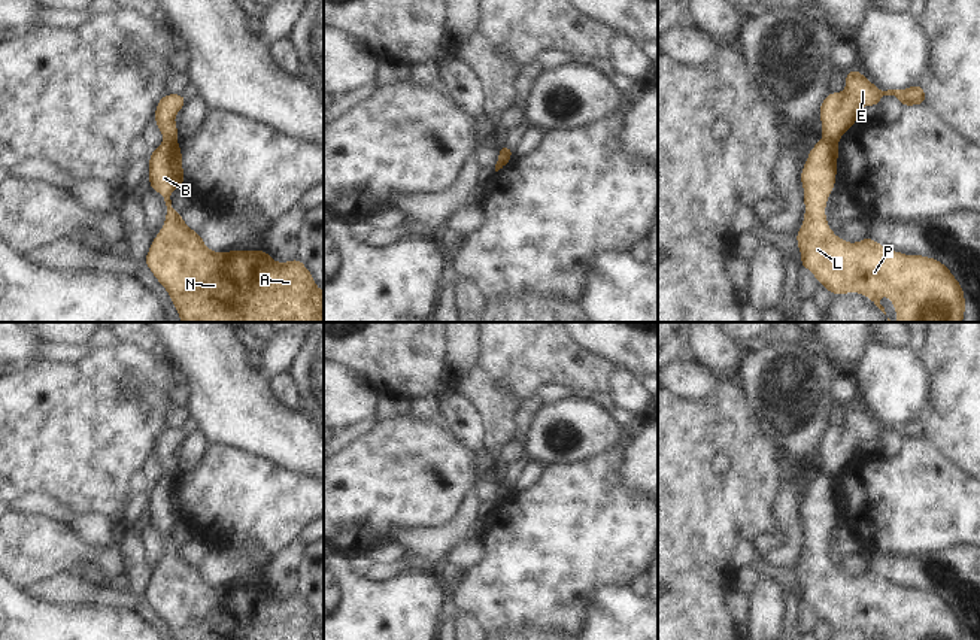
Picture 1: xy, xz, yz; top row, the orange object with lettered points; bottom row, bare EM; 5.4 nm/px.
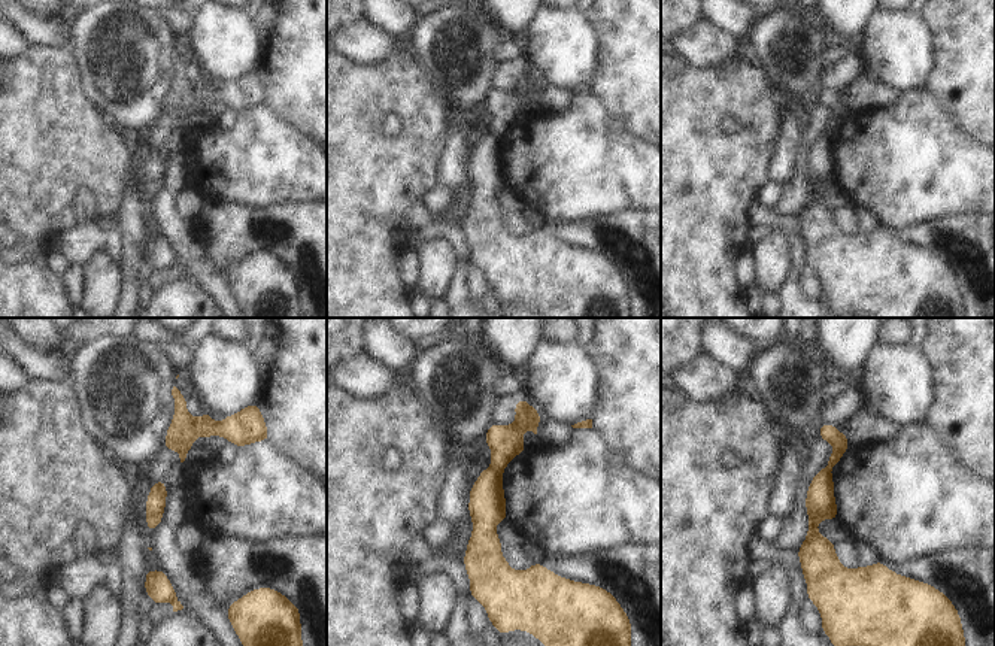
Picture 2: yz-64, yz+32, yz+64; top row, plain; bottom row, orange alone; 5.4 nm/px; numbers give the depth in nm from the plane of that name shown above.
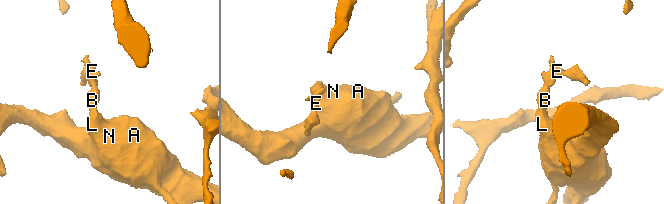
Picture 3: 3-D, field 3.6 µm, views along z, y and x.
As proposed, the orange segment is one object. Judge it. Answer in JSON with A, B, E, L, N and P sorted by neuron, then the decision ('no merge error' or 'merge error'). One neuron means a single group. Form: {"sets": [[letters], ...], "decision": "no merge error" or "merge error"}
{"sets": [["A", "B", "L", "N", "P"], ["E"]], "decision": "merge error"}

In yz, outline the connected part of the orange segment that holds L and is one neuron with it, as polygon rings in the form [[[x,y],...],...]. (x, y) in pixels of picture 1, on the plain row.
[[[820,474],[810,483],[801,504],[805,548],[795,570],[801,586],[801,601],[808,603],[831,630],[859,627],[876,640],[882,640],[880,628],[883,627],[895,640],[964,640],[965,630],[961,618],[937,592],[895,586],[870,571],[847,577],[834,568],[826,556],[825,542],[828,530],[834,525],[837,494],[838,479]]]

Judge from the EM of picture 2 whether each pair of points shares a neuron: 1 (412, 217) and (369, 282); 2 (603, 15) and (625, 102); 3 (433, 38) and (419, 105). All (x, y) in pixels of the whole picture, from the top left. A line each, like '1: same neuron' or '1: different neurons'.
1: different neurons
2: same neuron
3: different neurons

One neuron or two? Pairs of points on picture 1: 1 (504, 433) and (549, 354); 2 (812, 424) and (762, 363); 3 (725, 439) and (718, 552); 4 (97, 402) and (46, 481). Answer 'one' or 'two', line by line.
1: one
2: one
3: one
4: one

